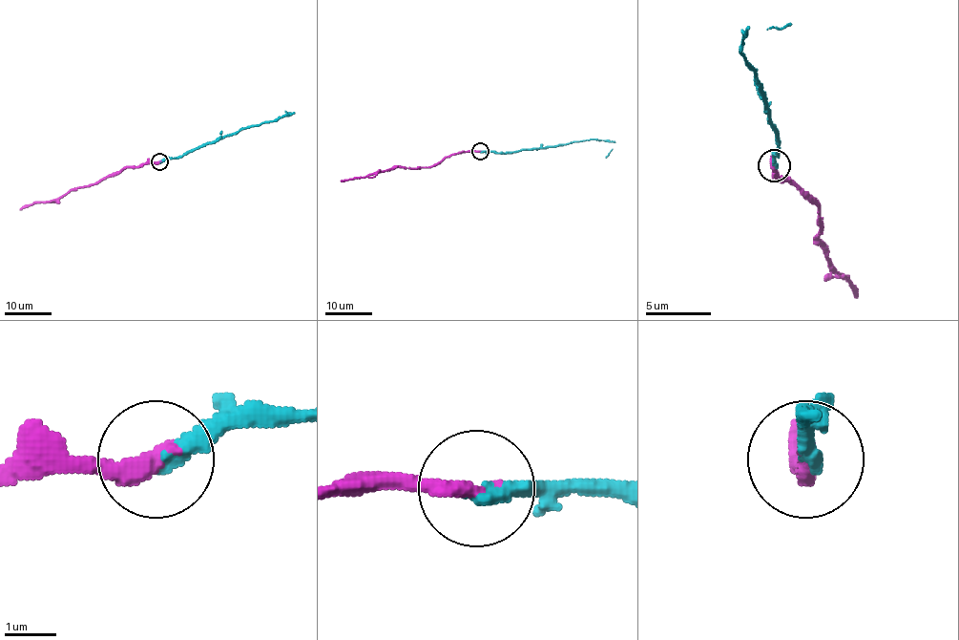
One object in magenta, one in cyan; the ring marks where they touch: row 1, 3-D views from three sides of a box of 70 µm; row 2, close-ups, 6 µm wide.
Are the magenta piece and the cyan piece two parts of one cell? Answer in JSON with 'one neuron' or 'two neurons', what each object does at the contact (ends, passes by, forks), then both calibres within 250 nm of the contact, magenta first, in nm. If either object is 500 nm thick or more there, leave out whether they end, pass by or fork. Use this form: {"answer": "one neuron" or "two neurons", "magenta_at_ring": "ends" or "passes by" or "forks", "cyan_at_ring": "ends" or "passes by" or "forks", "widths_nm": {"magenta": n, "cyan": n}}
{"answer": "one neuron", "magenta_at_ring": "ends", "cyan_at_ring": "ends", "widths_nm": {"magenta": 400, "cyan": 320}}

